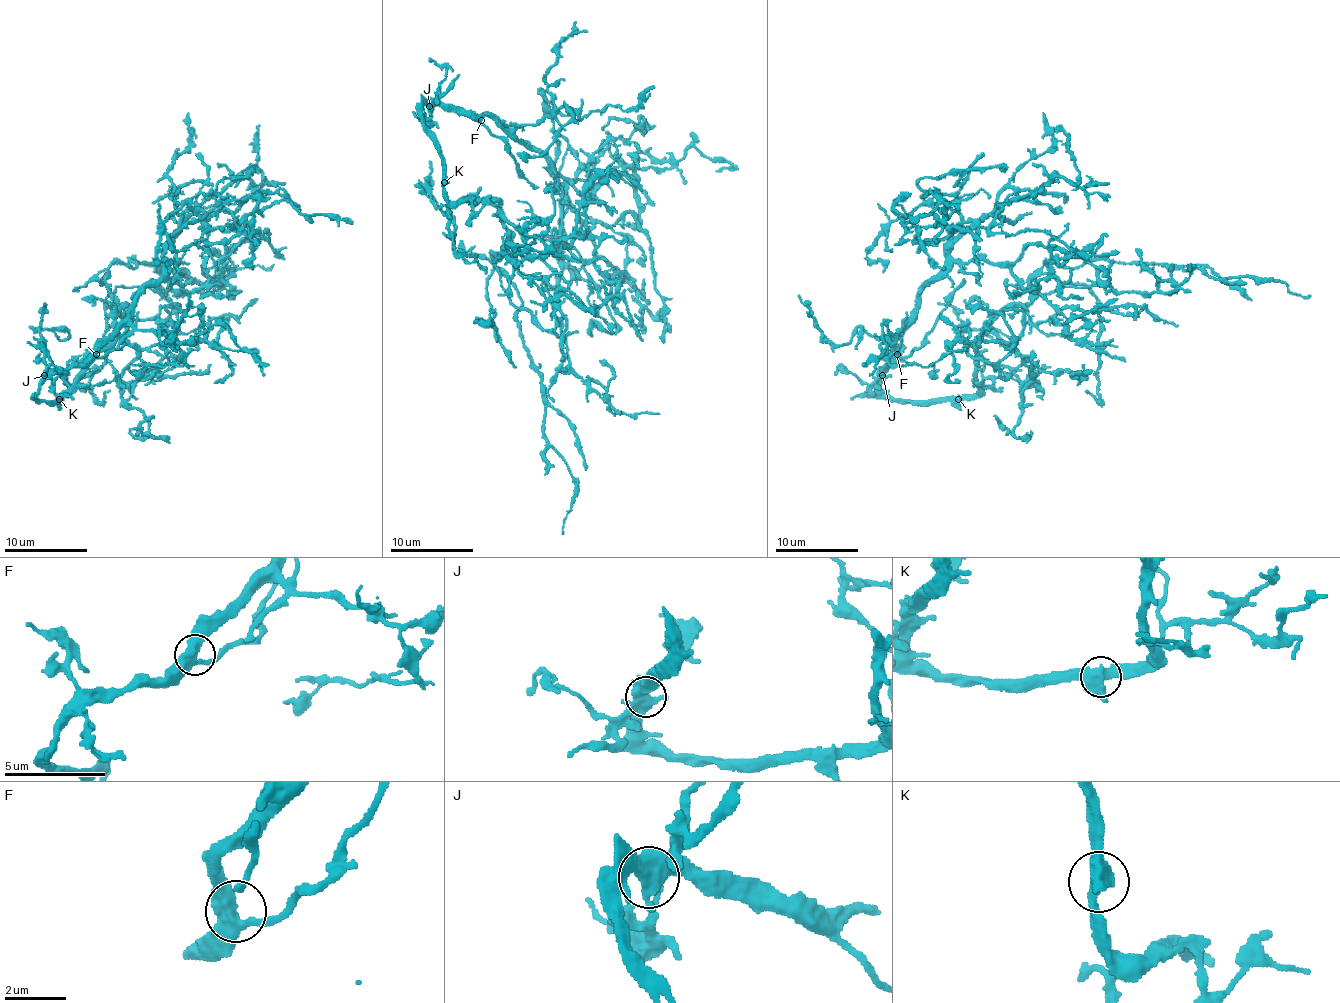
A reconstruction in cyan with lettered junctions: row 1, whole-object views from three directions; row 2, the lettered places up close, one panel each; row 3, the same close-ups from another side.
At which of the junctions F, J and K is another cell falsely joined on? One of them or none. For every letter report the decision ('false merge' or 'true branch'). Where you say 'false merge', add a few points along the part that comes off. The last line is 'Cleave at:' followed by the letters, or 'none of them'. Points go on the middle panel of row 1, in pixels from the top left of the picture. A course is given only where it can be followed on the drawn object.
F: true branch
J: true branch
K: true branch
Cleave at: none of them

